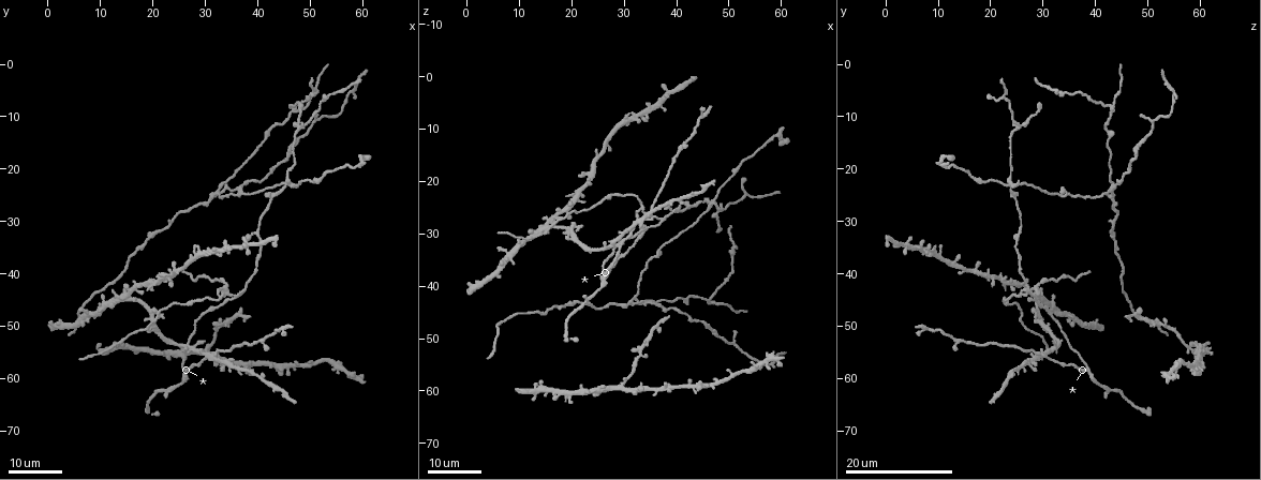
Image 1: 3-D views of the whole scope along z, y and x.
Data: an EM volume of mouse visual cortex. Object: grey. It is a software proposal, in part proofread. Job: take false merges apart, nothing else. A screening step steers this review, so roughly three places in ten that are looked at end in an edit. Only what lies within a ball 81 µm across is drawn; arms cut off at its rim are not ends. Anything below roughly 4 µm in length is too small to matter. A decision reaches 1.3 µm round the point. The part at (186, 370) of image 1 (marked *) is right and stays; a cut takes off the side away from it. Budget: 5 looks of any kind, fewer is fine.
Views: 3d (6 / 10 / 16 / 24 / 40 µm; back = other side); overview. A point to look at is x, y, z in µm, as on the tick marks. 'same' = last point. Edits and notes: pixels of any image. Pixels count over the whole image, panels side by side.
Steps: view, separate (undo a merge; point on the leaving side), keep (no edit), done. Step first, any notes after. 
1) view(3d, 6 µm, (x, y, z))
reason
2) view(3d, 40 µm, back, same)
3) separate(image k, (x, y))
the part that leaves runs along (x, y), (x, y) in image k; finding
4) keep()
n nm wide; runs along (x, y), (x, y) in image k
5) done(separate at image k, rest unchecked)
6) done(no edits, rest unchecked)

view(3d, 16 µm, (25.5, 58.0, 38.5))
calibre changes

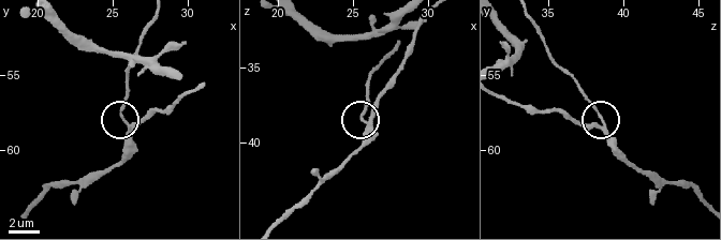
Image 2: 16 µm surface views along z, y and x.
view(3d, 6 µm, (25.8, 58.0, 38.4))

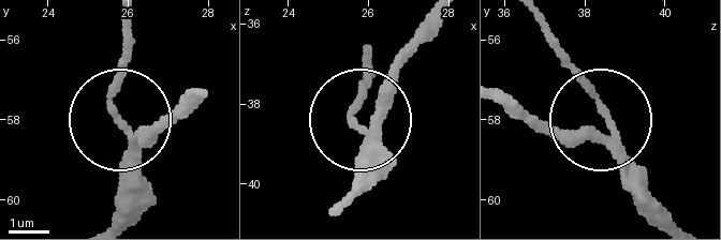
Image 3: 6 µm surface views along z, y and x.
keep()
170 nm wide; runs along (568, 134), (596, 131), (602, 114), (585, 73), (538, 25) in image 3; continuous, no second neuron

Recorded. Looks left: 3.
view(3d, 24 µm, (32.0, 55.0, 28.0))

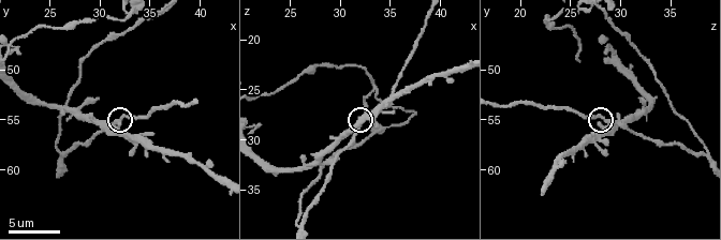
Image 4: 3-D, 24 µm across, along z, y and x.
view(3d, 10 µm, (32.0, 54.8, 28.2))

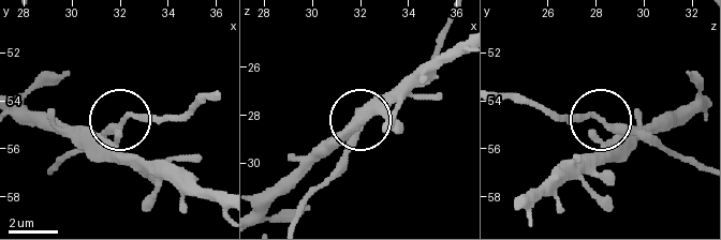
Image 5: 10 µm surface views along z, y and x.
keep()
runs along (46, 168), (118, 123), (121, 150), (143, 173) in image 5; all the same neuron

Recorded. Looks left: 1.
done(no edits, rest unchecked)

